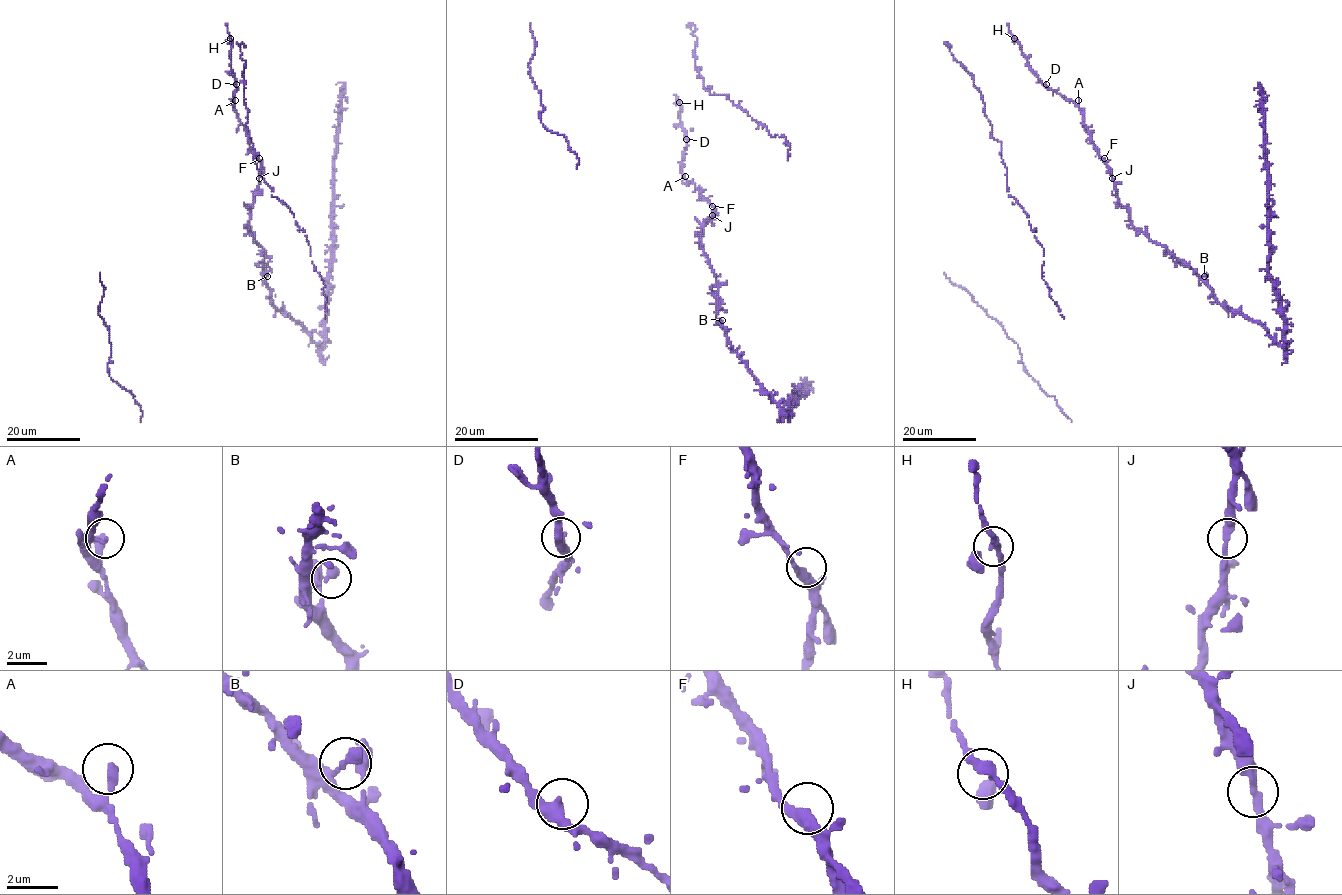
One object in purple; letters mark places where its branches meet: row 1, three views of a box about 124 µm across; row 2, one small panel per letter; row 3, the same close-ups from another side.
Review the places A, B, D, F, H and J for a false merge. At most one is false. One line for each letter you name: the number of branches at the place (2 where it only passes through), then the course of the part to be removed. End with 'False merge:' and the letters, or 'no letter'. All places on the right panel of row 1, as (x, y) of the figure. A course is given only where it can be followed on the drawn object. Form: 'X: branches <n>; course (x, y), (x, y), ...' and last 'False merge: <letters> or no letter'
False merge: no letter

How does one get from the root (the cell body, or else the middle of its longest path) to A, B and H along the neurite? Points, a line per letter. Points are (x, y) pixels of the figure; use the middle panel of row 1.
A: (685, 149), (681, 169), (685, 176)
B: (685, 149), (681, 173), (713, 207), (711, 217), (703, 227), (701, 247), (717, 283), (716, 317), (722, 320)
H: (685, 149), (687, 138), (678, 113), (679, 102)

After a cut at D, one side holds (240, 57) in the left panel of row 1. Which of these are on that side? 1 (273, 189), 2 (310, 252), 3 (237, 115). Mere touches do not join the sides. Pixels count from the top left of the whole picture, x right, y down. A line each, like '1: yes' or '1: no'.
1: yes
2: yes
3: no

